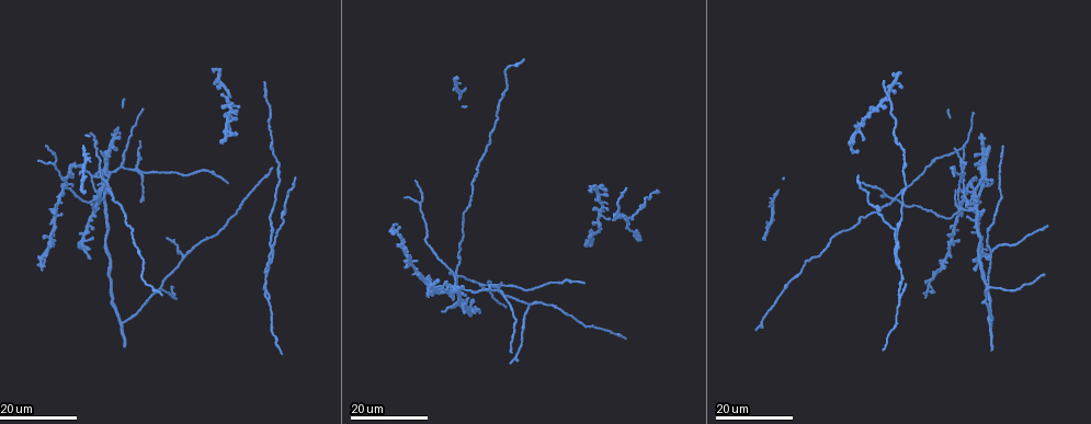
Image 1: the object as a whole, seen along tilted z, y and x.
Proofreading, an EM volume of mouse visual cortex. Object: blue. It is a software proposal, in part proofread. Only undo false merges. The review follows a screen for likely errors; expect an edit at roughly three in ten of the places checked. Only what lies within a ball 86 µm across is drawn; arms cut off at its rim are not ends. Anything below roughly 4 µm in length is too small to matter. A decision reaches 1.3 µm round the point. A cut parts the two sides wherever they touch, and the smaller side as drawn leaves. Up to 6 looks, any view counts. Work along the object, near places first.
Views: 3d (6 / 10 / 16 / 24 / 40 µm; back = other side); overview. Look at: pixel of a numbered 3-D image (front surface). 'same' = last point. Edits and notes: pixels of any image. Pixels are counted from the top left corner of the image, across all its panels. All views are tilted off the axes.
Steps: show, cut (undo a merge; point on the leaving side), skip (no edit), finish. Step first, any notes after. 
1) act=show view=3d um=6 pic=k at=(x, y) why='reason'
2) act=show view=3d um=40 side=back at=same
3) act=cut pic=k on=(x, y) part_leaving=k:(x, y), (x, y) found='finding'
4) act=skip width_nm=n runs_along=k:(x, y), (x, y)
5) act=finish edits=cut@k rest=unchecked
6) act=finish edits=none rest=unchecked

act=show view=3d um=16 pic=1 at=(123, 323) why='calibre changes'

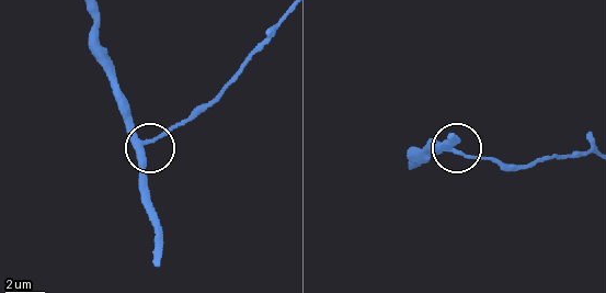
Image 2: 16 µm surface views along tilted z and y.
act=show view=3d um=10 pic=2 at=(140, 141)

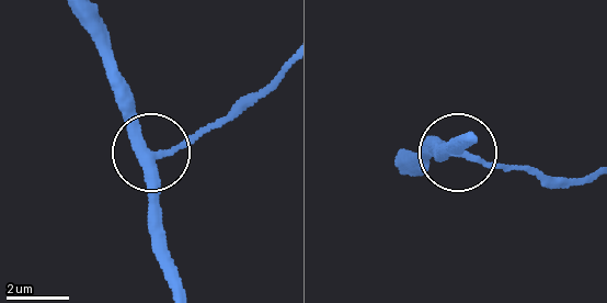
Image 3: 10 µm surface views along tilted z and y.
act=skip runs_along=3:(79, 19), (123, 119), (150, 148), (182, 147), (236, 109) found='all the same cell'

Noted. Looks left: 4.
act=show view=3d um=16 pic=1 at=(990, 287) why='three-way junction'

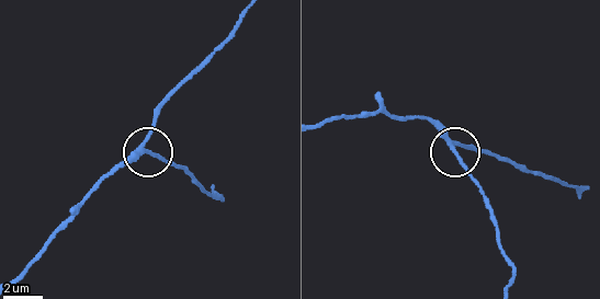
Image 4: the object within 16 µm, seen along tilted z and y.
act=show view=3d um=6 pic=4 at=(451, 145) why='zoom in'

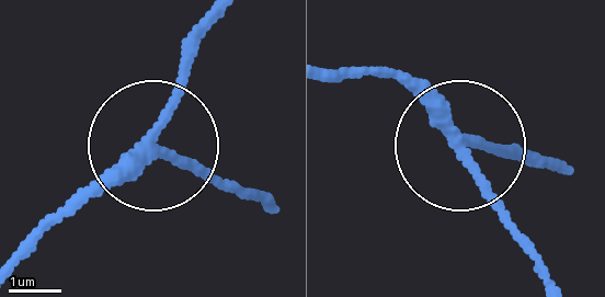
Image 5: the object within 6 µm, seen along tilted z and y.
act=skip side_arm_um=19 runs_along=5:(25, 252), (143, 147), (261, 189) found='all the same cell'

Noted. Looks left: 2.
act=show view=3d um=16 pic=1 at=(527, 306) why='three-way junction'

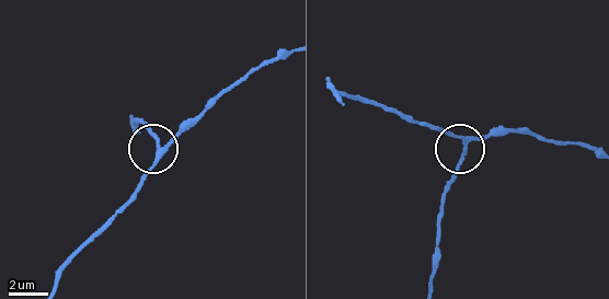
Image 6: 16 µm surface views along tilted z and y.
act=show view=3d um=10 pic=6 at=(161, 149) why='zoom in'

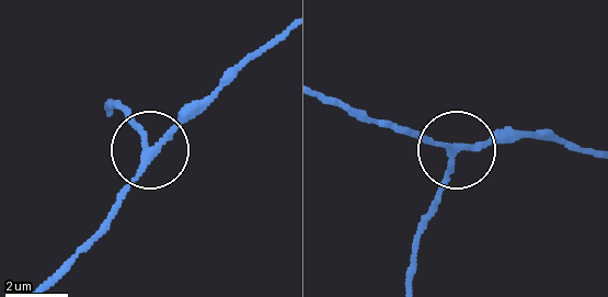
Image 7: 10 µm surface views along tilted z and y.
act=skip runs_along=7:(38, 283), (102, 223), (142, 161), (142, 127), (119, 103) found='one cell here'

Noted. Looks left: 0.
act=finish edits=none rest=unchecked

